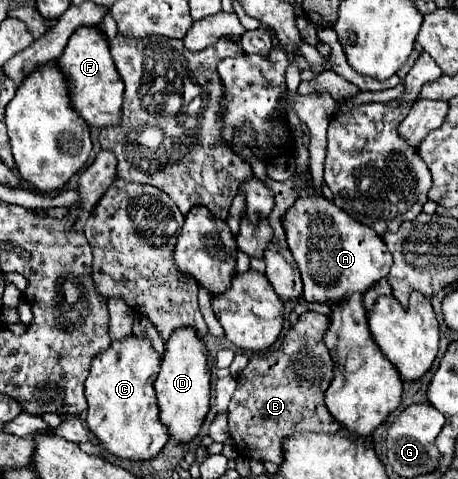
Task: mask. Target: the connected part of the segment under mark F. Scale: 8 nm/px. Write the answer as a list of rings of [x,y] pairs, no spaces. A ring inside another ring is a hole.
[[[95,26],[77,28],[71,34],[57,64],[61,66],[61,72],[67,76],[71,84],[69,96],[71,96],[73,110],[89,126],[107,128],[107,126],[117,126],[121,122],[121,104],[123,104],[121,76],[117,76],[117,68],[109,54],[109,44],[105,36]]]

